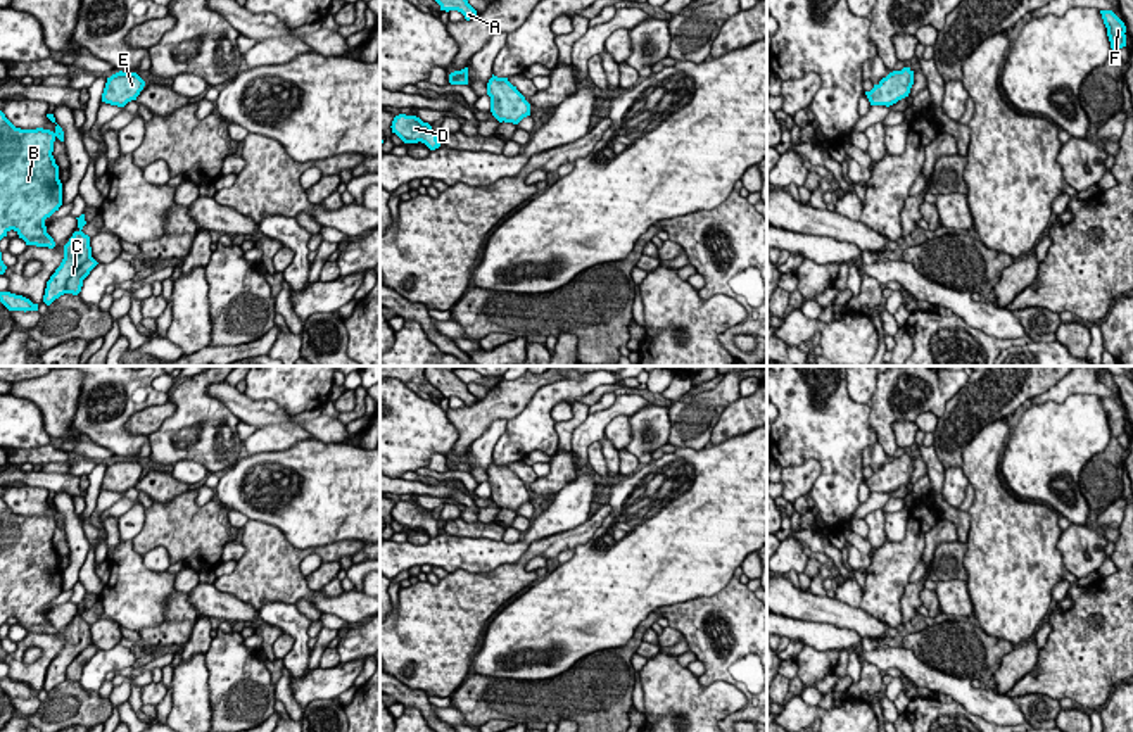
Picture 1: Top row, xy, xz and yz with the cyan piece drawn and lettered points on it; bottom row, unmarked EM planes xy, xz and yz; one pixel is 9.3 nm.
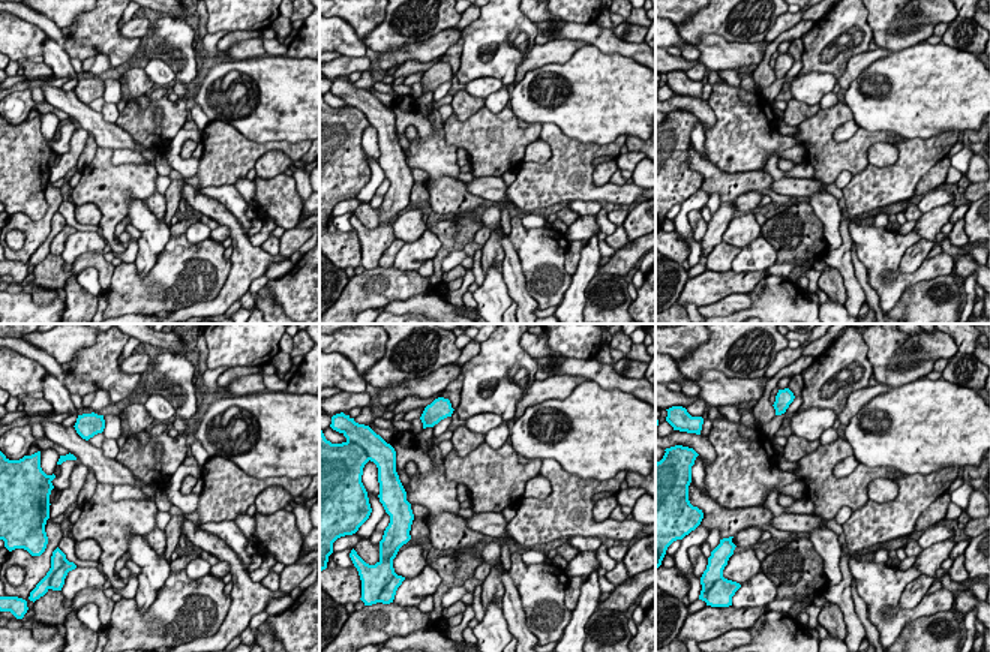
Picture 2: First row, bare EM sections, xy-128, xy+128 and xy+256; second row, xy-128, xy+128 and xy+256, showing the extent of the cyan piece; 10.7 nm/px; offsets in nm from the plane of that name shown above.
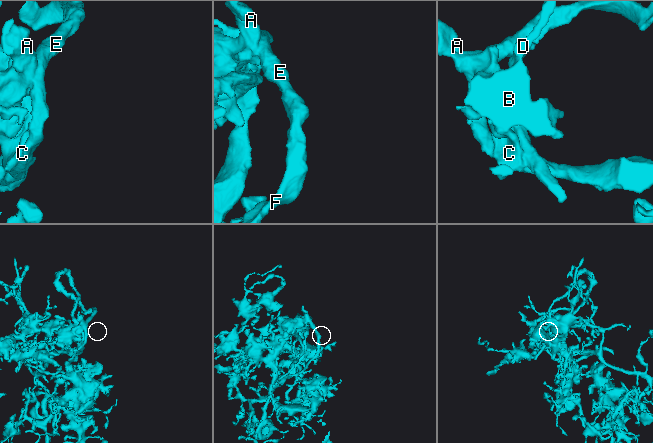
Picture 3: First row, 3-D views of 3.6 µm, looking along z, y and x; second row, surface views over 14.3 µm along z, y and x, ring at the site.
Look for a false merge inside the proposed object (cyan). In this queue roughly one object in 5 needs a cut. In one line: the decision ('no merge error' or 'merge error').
no merge error

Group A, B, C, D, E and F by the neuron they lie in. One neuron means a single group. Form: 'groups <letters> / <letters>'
groups A B C D E F

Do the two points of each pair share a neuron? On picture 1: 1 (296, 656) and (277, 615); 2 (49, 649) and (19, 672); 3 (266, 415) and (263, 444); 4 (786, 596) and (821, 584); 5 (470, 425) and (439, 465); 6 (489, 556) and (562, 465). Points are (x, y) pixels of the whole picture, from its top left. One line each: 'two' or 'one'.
1: one
2: one
3: two
4: two
5: two
6: two

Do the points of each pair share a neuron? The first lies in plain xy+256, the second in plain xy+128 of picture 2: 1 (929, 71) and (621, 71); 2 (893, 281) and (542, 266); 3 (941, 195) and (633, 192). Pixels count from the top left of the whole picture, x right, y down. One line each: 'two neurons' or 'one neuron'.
1: one neuron
2: one neuron
3: two neurons

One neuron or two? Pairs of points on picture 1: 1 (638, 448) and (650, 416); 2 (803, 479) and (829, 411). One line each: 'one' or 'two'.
1: one
2: two

